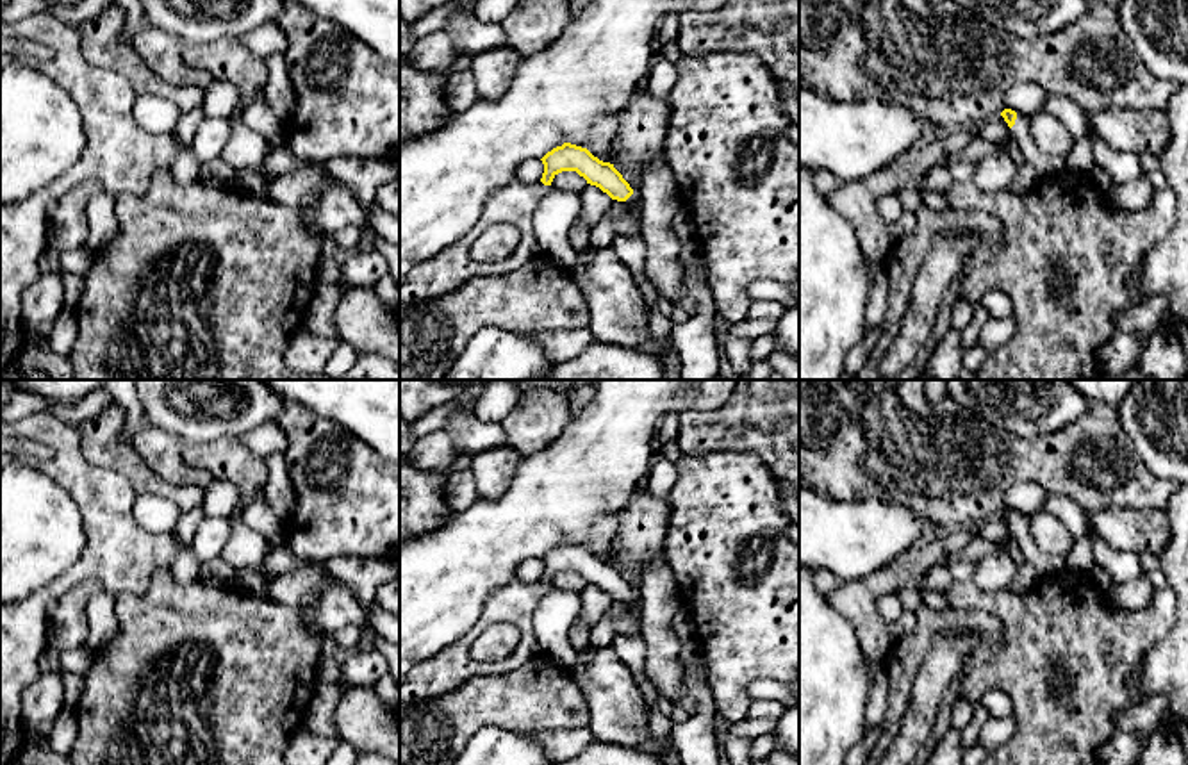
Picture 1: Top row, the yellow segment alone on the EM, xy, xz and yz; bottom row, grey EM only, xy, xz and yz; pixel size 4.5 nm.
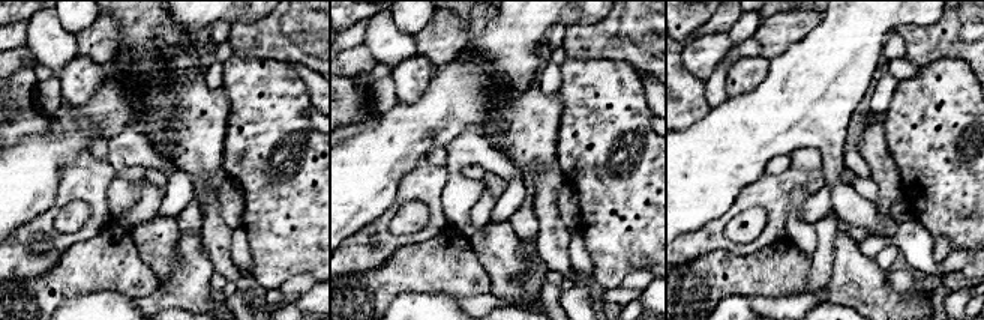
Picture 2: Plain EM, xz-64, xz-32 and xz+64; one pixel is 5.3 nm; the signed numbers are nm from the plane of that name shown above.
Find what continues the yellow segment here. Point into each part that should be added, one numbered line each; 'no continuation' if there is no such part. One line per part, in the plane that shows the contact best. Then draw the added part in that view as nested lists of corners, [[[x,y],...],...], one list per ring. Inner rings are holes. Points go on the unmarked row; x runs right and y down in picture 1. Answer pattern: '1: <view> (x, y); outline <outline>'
1: yz (1047, 566); outline [[[1017,514],[1015,524],[1010,528],[1011,537],[1017,540],[1020,551],[1027,560],[1036,562],[1040,580],[1056,576],[1067,569],[1067,560],[1056,555],[1044,553],[1033,540],[1029,531],[1031,517]]]

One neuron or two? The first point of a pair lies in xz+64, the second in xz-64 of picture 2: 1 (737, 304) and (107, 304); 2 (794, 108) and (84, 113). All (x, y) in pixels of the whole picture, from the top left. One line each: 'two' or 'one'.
1: one
2: one

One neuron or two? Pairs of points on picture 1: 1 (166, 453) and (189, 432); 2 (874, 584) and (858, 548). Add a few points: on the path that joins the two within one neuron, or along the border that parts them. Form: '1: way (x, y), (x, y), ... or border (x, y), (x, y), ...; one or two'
1: border (145, 419), (172, 432), (182, 443); two
2: border (905, 551), (862, 578), (846, 580); two

